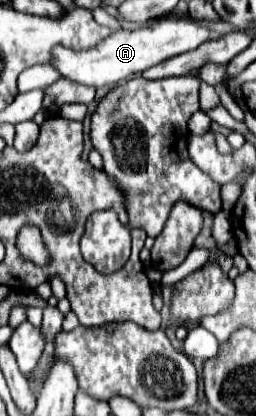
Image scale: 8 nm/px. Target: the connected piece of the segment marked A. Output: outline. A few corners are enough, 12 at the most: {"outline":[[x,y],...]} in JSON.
{"outline":[[162,17],[90,51],[56,47],[52,67],[114,87],[208,39],[200,21]]}

